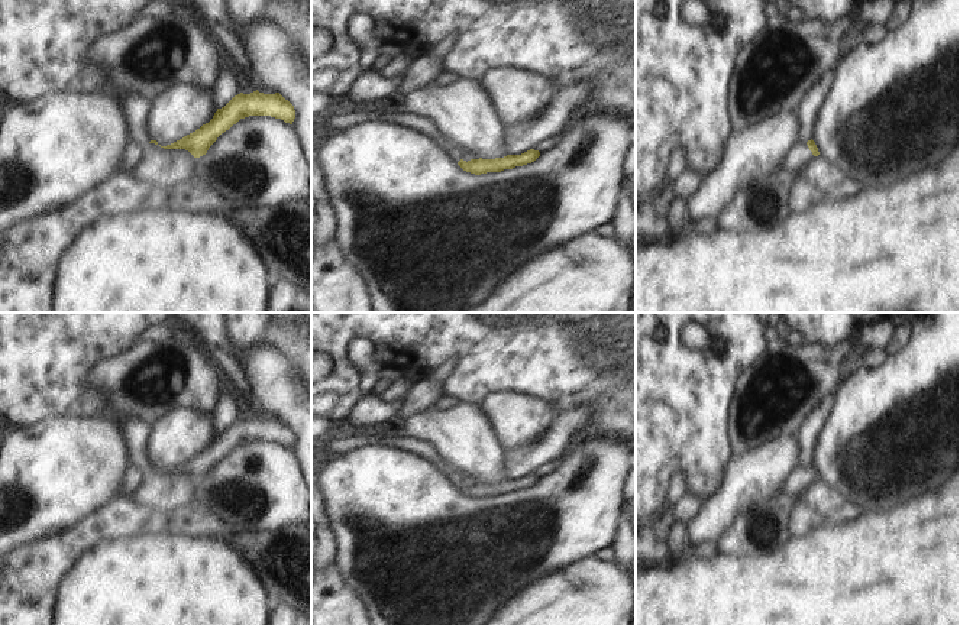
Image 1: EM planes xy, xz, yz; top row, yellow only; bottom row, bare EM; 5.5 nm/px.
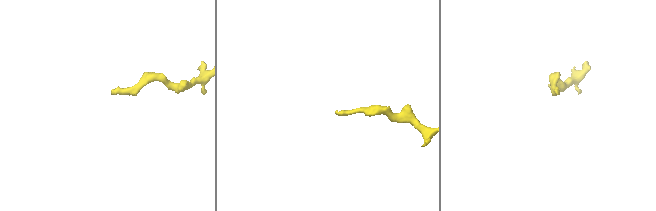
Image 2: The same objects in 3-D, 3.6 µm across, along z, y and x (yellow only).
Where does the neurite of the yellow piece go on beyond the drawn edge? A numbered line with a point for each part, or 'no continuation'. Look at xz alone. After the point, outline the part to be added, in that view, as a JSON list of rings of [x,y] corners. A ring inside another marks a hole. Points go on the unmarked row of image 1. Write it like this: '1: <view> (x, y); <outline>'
1: xz (335, 446); [[[401,435],[398,438],[385,438],[385,440],[379,440],[376,437],[330,438],[323,447],[323,450],[326,450],[330,456],[337,456],[374,443],[381,443],[408,450],[431,462],[443,475],[447,476],[447,479],[455,486],[459,486],[460,483],[466,485],[466,475],[460,469],[443,460],[439,456],[437,450],[429,441],[423,441],[420,438],[410,435]]]

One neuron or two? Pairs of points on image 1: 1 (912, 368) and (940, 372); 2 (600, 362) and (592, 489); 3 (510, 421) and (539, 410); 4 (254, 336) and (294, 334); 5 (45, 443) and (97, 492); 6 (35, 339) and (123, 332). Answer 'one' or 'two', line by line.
1: one
2: two
3: one
4: one
5: one
6: one

